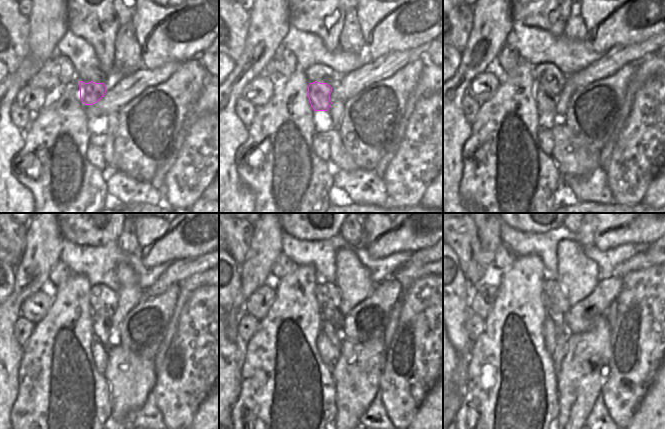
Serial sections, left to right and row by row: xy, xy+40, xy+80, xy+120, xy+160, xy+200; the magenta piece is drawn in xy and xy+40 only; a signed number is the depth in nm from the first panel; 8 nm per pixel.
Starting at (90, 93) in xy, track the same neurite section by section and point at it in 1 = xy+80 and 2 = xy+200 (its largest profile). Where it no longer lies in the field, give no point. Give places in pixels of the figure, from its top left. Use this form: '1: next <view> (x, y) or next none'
1: next xy+80 (546, 101)
2: next xy+200 (560, 352)

